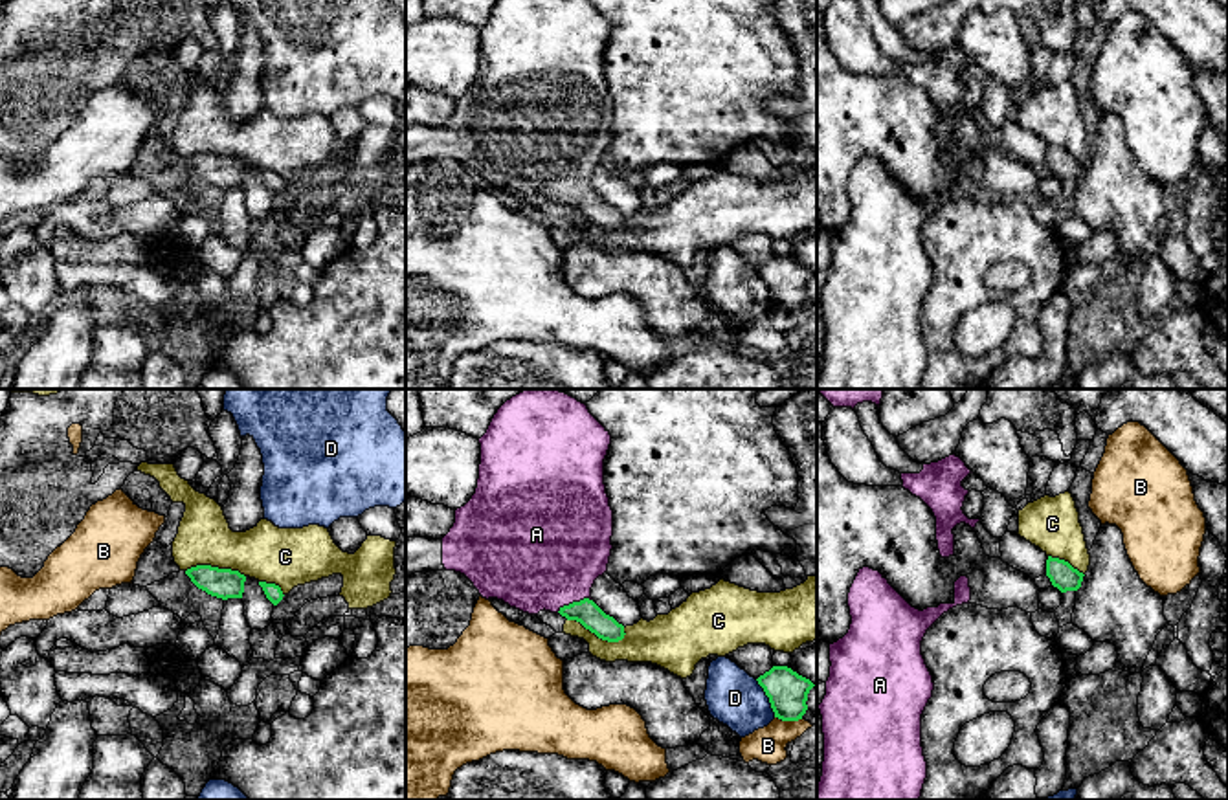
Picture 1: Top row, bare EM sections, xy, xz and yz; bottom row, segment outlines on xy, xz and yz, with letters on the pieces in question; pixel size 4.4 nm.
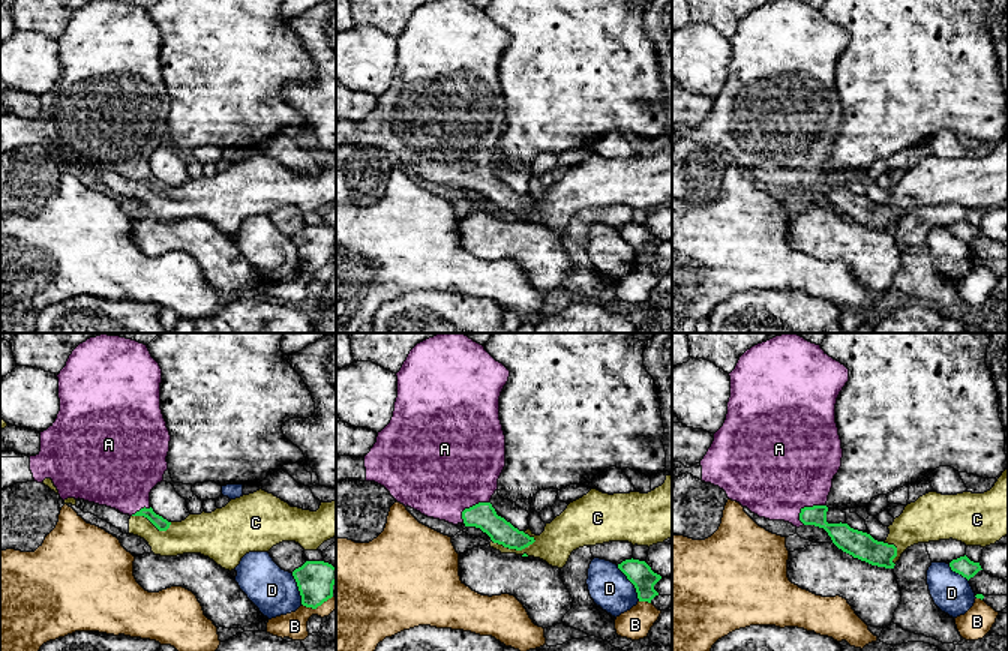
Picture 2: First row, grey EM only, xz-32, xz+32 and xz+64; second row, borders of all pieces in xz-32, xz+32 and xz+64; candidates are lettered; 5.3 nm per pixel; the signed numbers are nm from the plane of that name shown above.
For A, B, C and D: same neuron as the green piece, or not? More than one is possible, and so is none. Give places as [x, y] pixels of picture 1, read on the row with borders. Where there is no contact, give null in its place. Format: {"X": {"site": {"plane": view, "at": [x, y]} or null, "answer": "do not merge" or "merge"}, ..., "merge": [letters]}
{"A": {"site": {"plane": "xz", "at": [573, 602]}, "answer": "merge"}, "B": {"site": {"plane": "xz", "at": [788, 720]}, "answer": "do not merge"}, "C": {"site": {"plane": "xz", "at": [597, 635]}, "answer": "do not merge"}, "D": {"site": {"plane": "xz", "at": [768, 696]}, "answer": "do not merge"}, "merge": ["A"]}

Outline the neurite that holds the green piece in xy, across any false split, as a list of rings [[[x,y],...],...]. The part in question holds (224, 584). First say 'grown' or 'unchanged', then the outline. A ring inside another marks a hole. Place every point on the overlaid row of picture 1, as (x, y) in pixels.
unchanged | [[[196,565],[185,571],[191,582],[211,596],[242,598],[246,576],[239,571]]]

